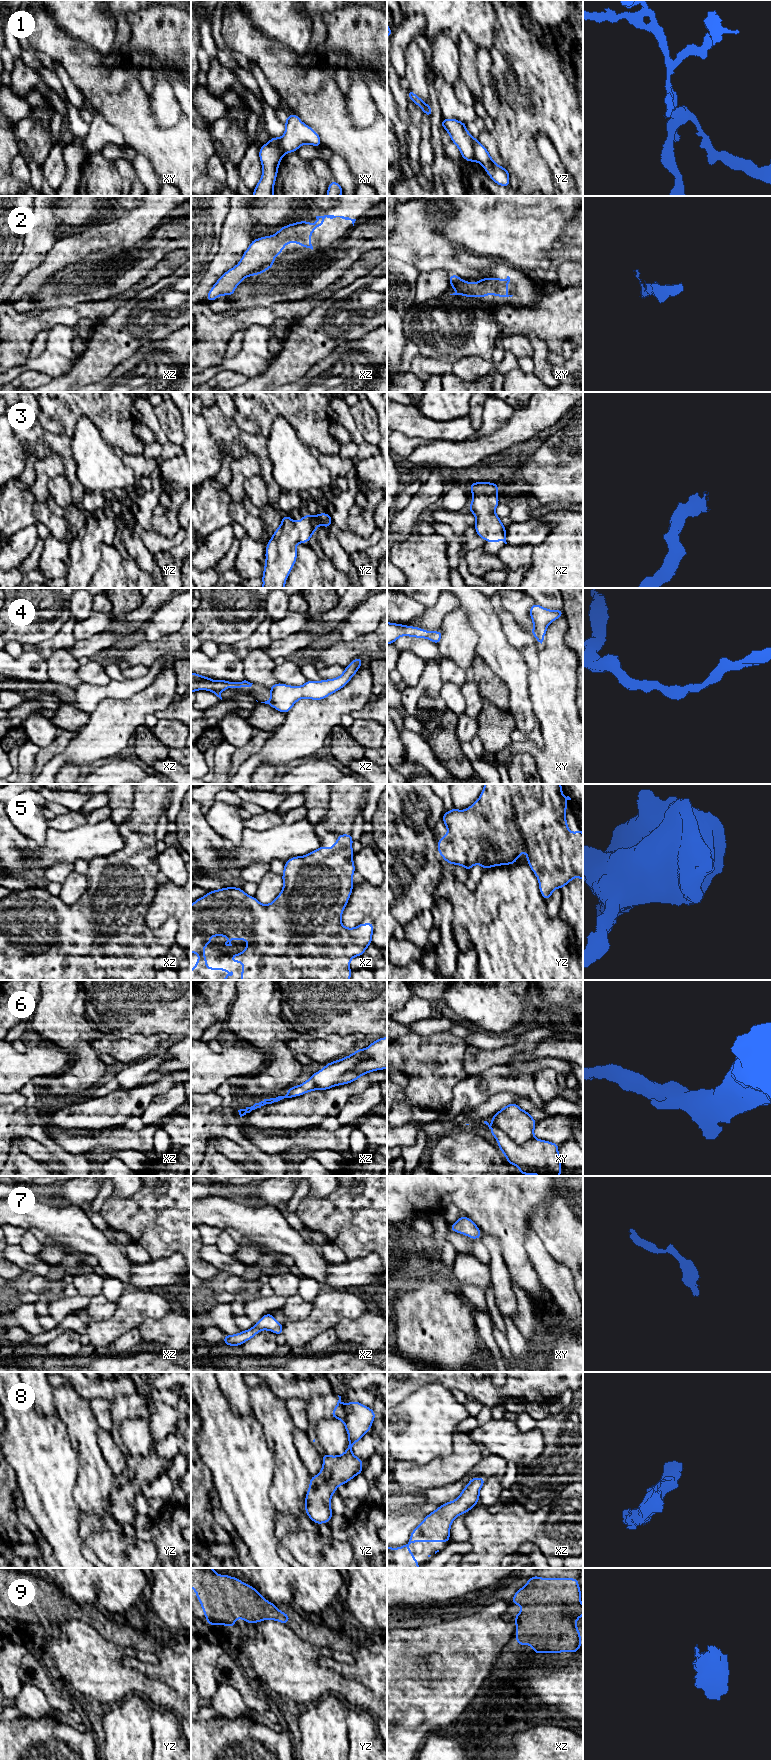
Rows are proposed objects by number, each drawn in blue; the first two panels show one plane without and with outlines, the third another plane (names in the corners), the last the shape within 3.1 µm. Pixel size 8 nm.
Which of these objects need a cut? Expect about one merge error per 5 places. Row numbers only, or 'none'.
1, 6

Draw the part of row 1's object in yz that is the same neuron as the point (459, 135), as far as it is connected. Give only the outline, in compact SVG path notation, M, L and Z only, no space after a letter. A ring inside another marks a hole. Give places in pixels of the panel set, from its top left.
M442 118L441 128L447 130L452 142L459 148L463 159L469 162L476 161L473 137L460 121L453 118Z

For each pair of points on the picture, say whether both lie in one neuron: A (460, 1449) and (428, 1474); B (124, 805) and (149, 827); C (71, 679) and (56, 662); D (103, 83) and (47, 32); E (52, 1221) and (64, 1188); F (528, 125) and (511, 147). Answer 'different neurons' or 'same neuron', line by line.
A: same neuron
B: different neurons
C: same neuron
D: same neuron
E: different neurons
F: same neuron

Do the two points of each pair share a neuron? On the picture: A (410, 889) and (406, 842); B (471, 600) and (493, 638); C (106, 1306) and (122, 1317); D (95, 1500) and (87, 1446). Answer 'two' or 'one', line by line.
A: one
B: one
C: two
D: one

